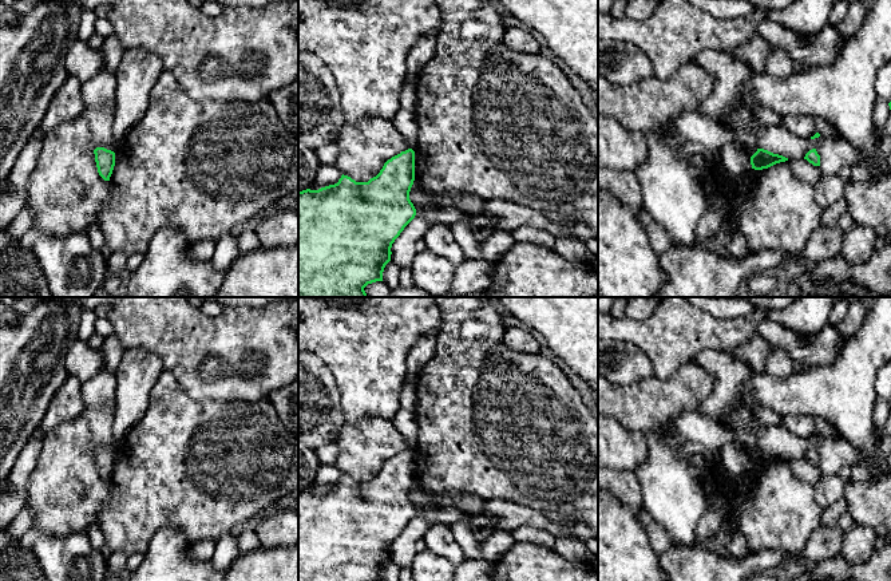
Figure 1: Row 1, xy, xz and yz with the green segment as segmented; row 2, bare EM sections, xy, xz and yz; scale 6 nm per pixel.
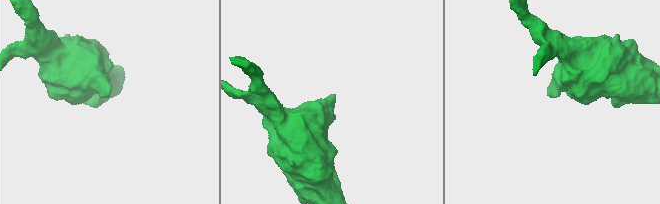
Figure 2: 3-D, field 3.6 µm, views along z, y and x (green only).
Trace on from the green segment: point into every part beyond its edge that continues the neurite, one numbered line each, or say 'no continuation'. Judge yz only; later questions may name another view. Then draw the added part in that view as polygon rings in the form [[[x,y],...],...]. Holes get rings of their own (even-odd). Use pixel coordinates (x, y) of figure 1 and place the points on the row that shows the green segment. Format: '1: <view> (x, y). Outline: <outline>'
no continuation

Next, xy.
no continuation

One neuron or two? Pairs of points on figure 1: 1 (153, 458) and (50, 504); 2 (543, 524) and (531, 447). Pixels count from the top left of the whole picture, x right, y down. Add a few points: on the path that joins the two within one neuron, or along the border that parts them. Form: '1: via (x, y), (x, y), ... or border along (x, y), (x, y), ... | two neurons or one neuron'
1: border along (110, 481), (109, 500), (99, 510) | two neurons
2: border along (513, 502), (559, 520) | two neurons

